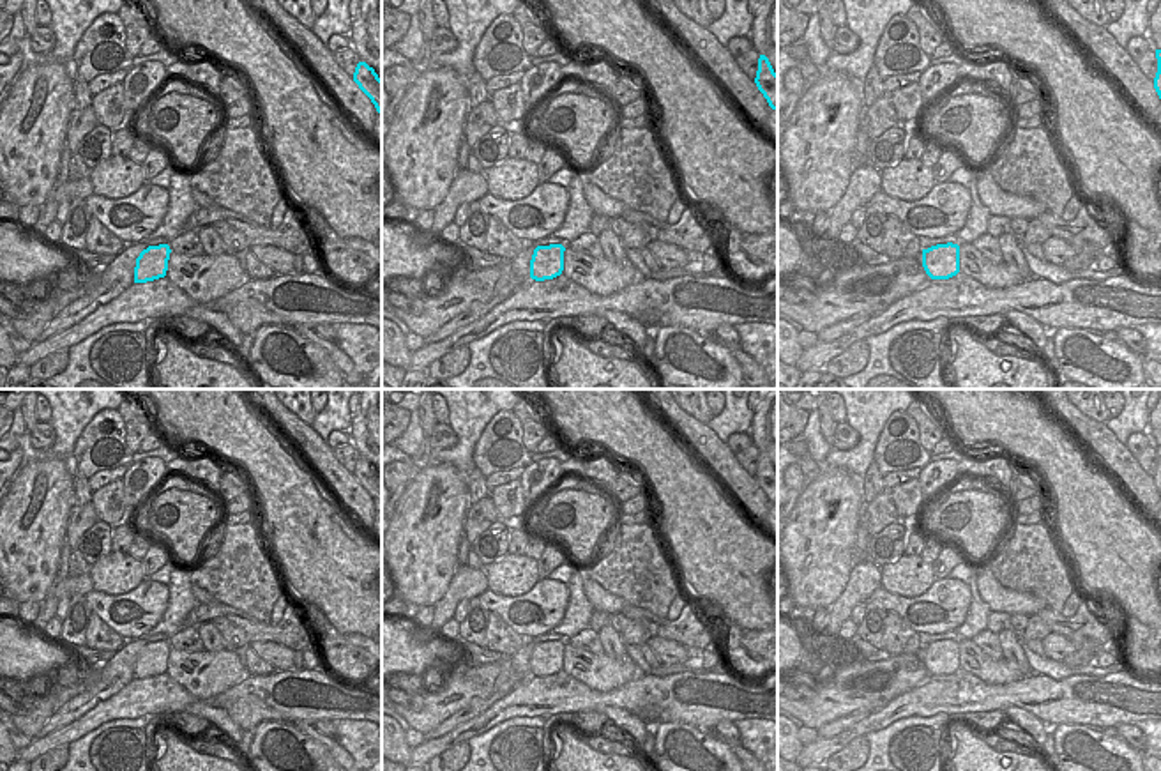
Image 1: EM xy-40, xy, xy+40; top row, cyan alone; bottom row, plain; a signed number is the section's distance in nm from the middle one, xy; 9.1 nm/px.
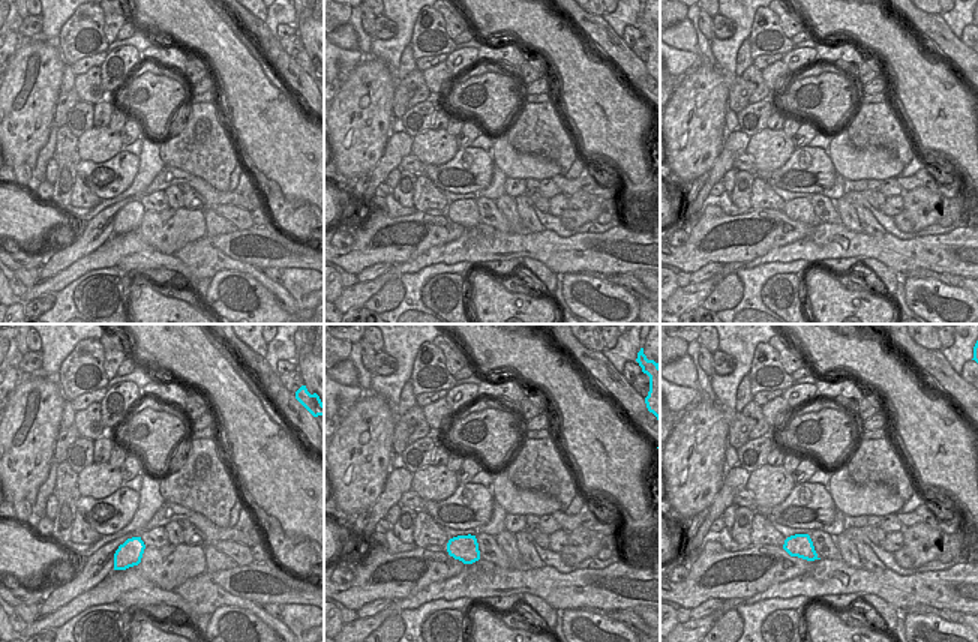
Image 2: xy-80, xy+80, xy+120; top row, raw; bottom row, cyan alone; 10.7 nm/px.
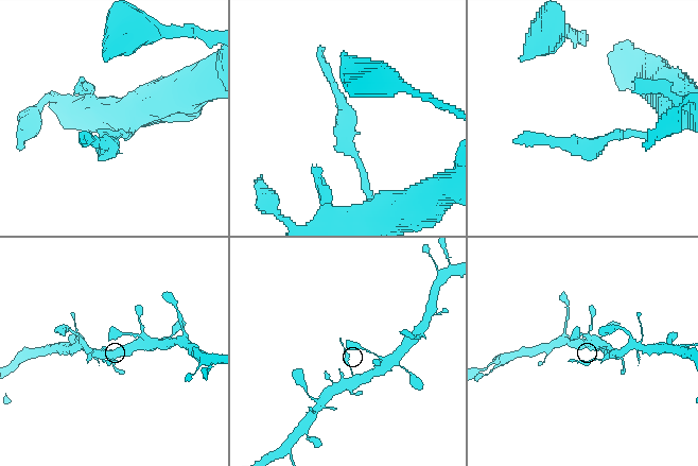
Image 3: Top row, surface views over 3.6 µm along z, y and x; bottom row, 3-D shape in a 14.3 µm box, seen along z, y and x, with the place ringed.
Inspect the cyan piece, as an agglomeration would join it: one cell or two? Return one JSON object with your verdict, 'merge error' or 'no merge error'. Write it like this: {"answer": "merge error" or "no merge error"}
{"answer": "merge error"}

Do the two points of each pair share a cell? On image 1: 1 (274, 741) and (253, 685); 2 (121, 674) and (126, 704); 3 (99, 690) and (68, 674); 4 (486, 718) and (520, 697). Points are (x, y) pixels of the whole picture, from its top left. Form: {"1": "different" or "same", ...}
{"1": "different", "2": "different", "3": "different", "4": "same"}

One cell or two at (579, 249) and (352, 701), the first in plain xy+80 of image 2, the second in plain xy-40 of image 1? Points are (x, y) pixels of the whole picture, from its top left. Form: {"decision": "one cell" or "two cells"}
{"decision": "one cell"}

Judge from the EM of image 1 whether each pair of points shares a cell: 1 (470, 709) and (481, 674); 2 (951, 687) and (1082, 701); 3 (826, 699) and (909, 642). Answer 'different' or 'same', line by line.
1: different
2: same
3: different

